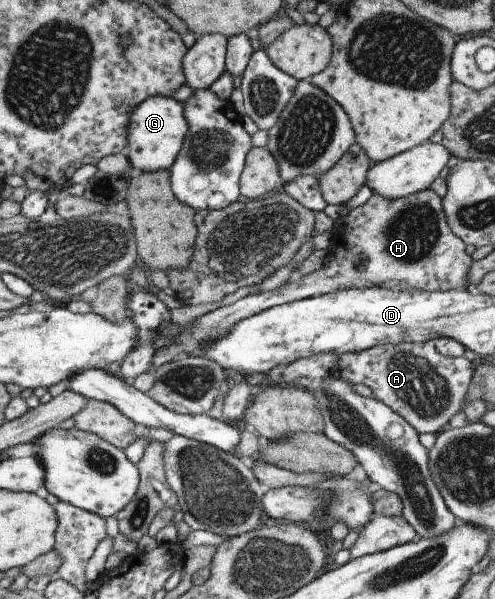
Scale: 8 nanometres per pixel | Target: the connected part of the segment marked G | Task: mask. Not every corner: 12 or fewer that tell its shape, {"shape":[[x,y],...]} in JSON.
{"shape":[[154,96],[127,131],[135,172],[171,168],[189,123],[182,102]]}

